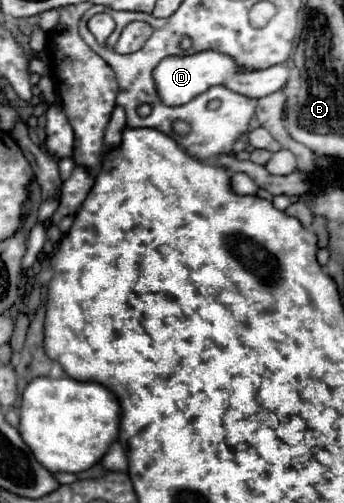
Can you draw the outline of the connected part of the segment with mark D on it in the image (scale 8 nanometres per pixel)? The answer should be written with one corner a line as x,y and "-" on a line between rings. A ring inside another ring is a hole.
204,51
204,53
196,53
196,55
186,55
186,57
166,57
154,69
154,83
156,83
156,89
160,93
160,99
166,105
184,105
192,97
208,91
208,87
214,87
214,85
226,85
228,89
232,89
240,95
260,99
260,97
266,97
270,93
280,91
288,81
288,73
290,73
290,69
284,63
262,69
262,71
244,73
232,61
232,57
216,53
216,51

